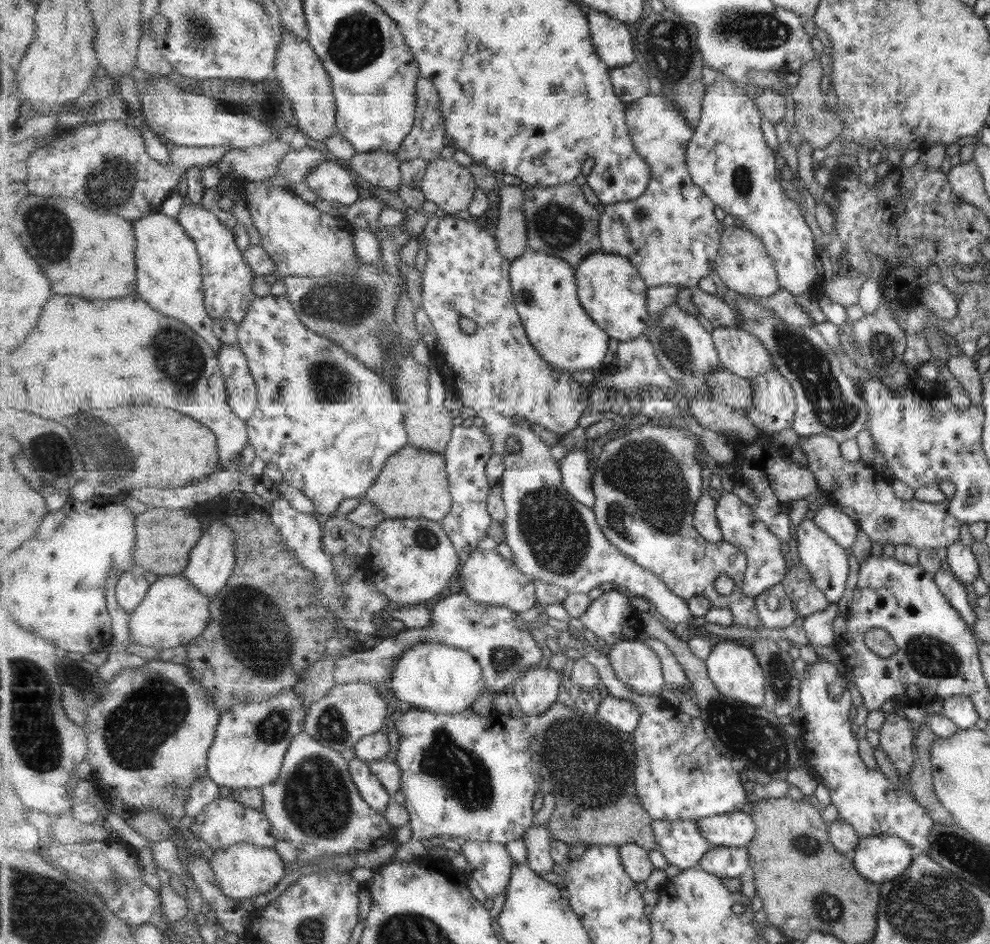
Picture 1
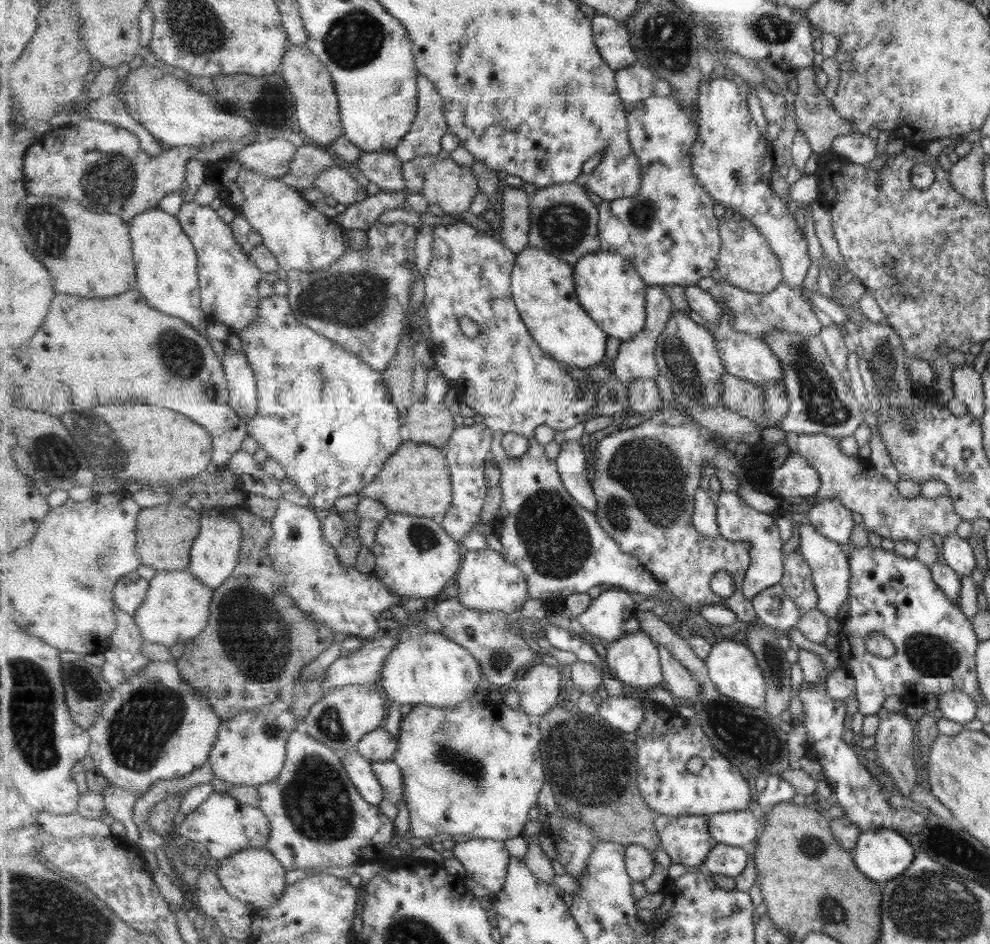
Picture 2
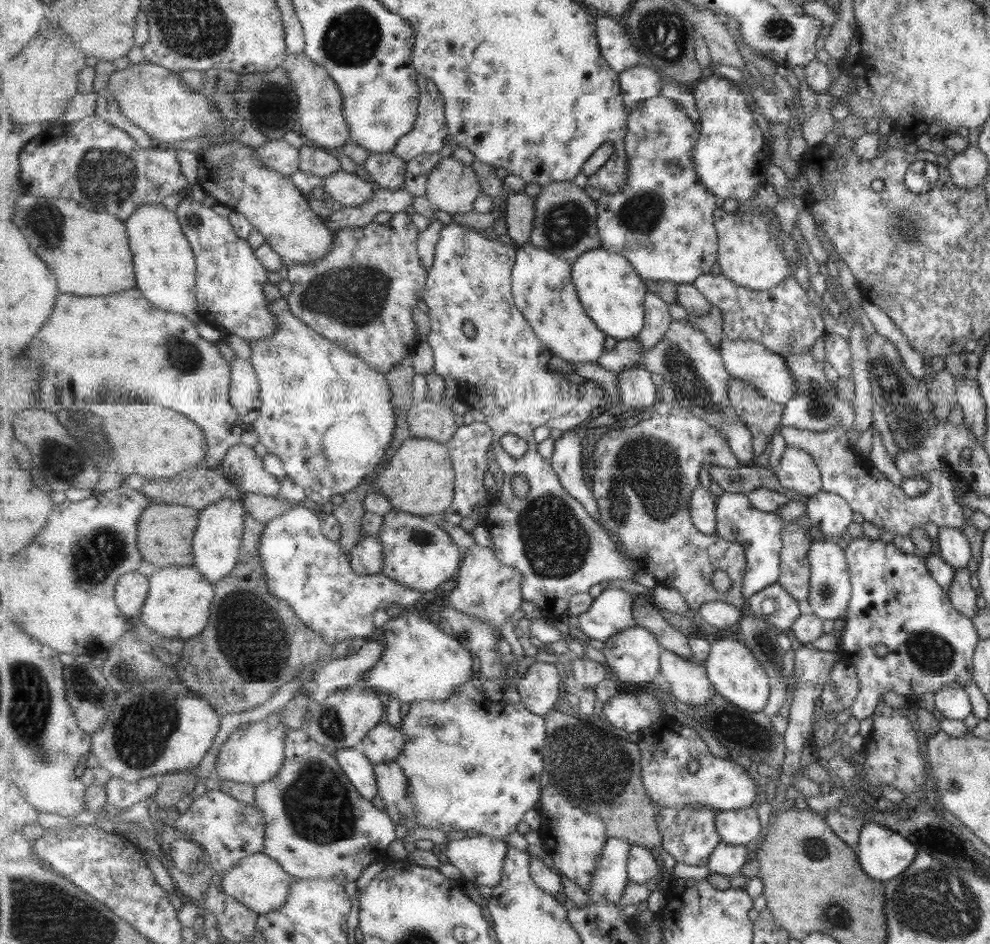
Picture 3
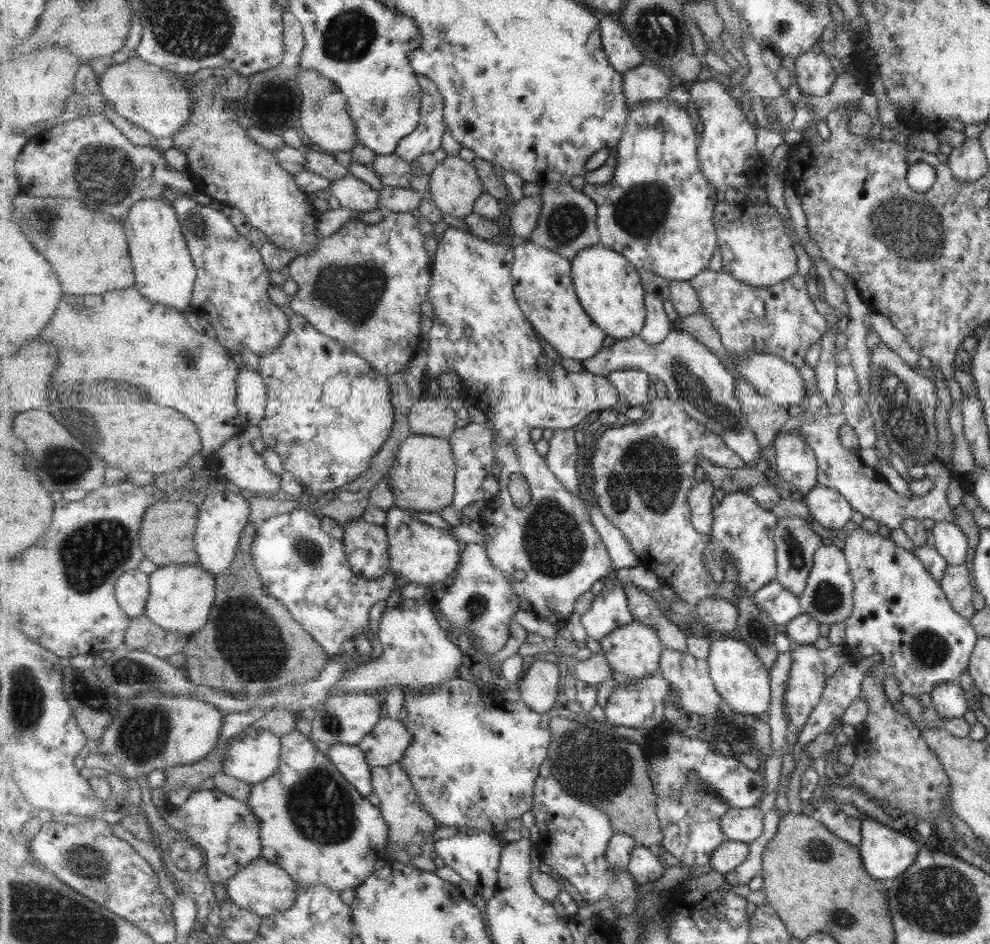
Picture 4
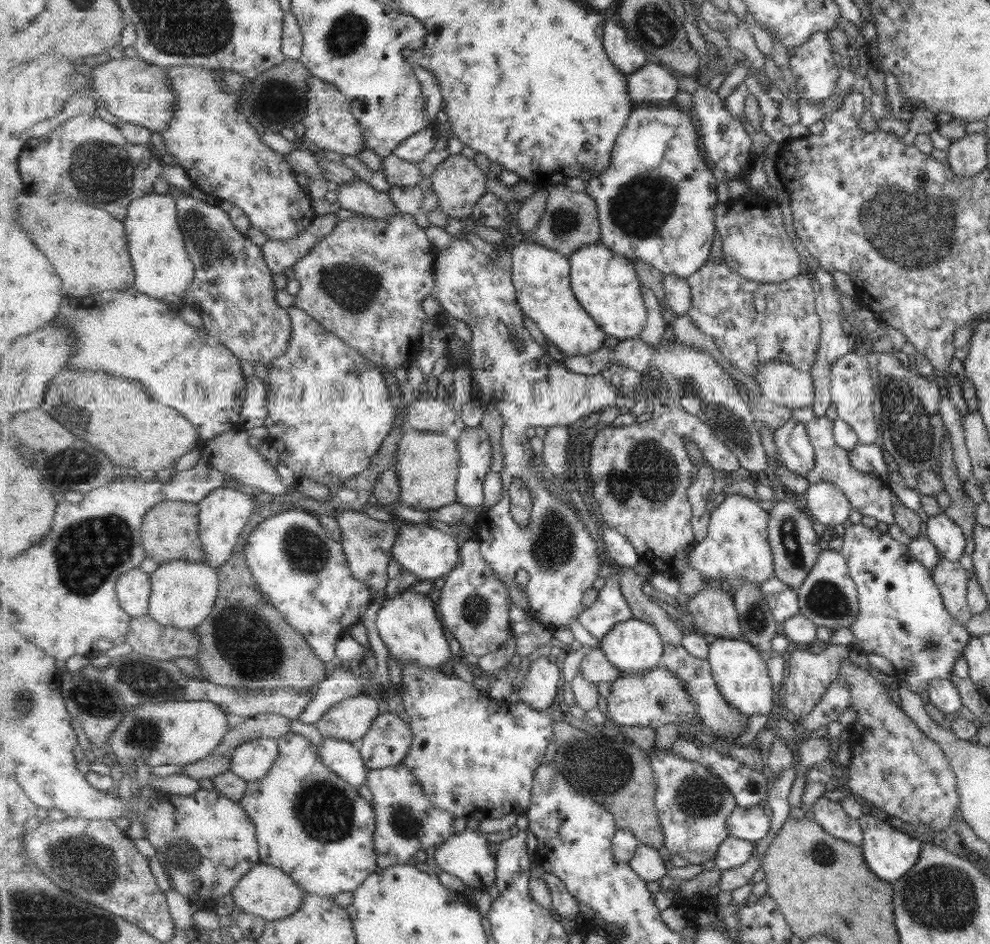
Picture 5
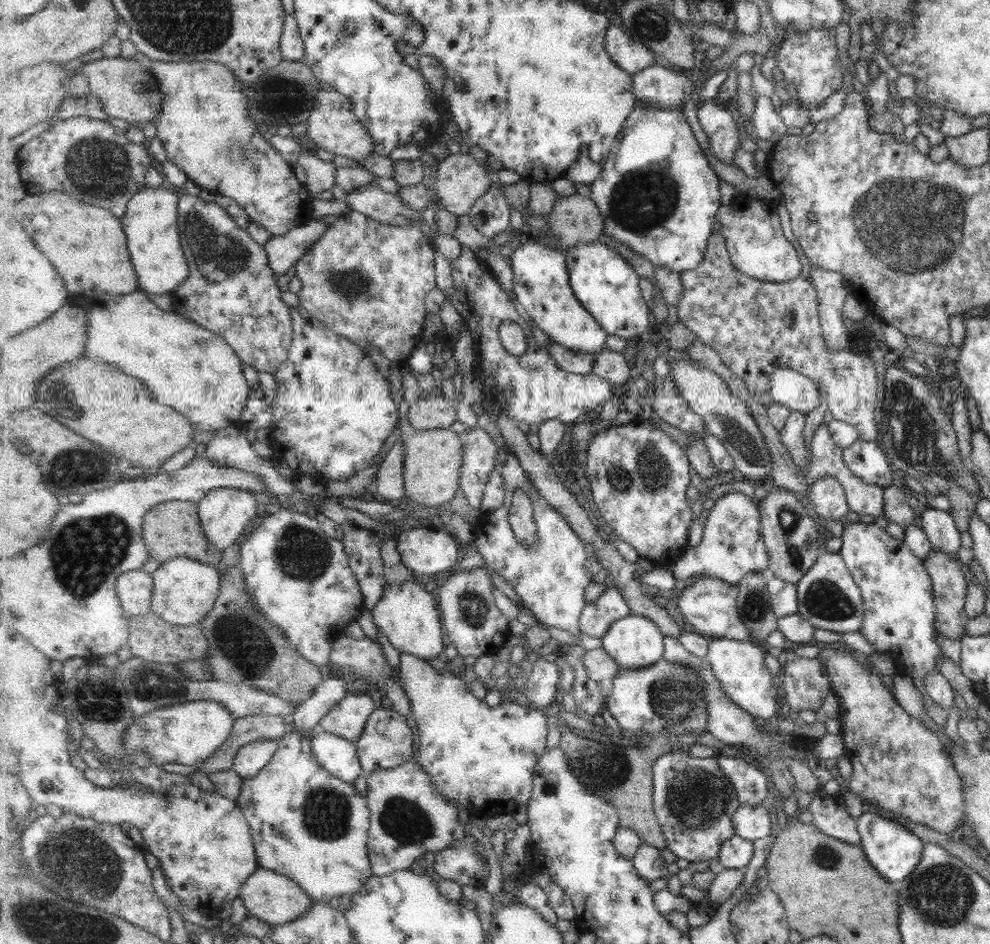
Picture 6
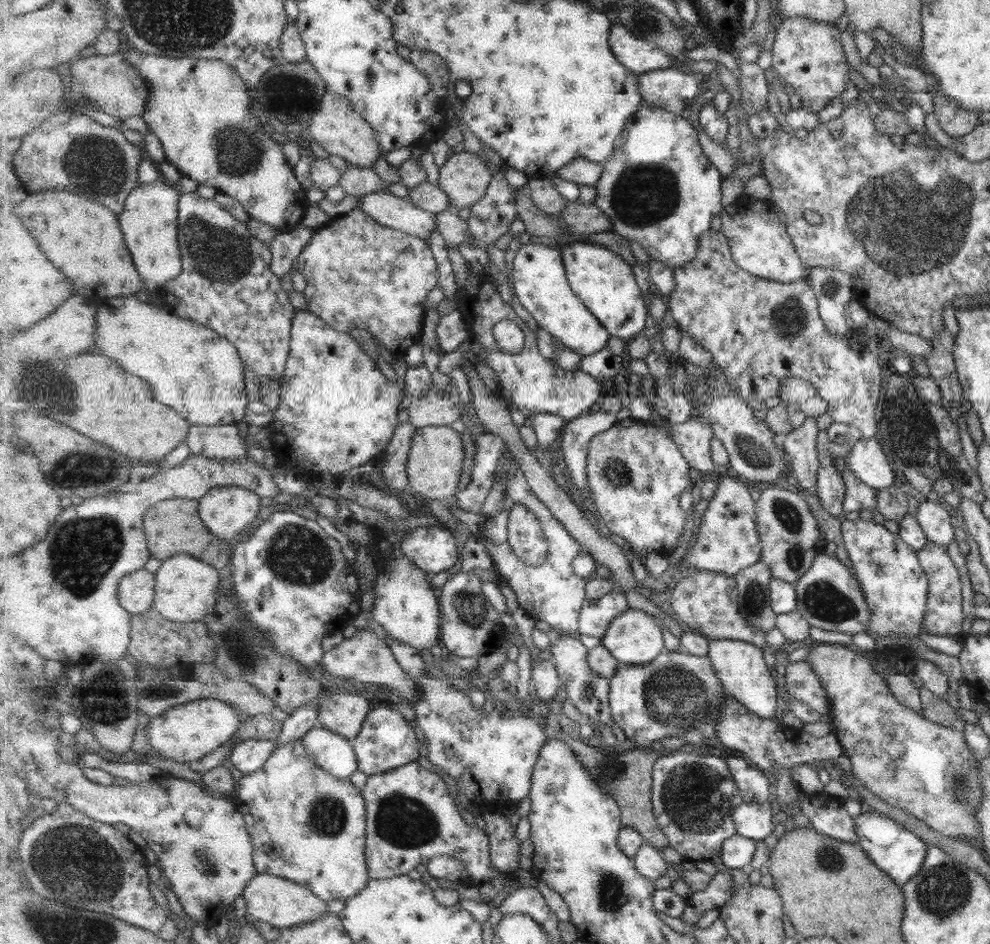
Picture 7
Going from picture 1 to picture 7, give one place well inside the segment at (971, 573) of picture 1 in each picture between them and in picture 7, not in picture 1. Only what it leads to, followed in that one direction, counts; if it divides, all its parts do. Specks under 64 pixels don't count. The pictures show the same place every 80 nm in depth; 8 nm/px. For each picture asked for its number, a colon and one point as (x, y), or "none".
2: (956, 553)
3: (950, 545)
4: (945, 537)
5: (942, 533)
6: (938, 526)
7: (935, 523)

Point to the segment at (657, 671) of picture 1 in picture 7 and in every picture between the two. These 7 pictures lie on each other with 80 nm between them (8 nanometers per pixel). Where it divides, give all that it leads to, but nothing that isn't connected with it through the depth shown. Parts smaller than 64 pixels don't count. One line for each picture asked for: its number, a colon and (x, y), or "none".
2: (635, 659)
3: (634, 655)
4: (634, 651)
5: (633, 646)
6: (635, 642)
7: (635, 637)

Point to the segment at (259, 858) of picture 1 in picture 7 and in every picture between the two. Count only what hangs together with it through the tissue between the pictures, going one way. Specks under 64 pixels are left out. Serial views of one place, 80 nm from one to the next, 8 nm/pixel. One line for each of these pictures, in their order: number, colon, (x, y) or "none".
2: (255, 876)
3: (259, 882)
4: (265, 888)
5: (267, 891)
6: (275, 898)
7: (285, 904)

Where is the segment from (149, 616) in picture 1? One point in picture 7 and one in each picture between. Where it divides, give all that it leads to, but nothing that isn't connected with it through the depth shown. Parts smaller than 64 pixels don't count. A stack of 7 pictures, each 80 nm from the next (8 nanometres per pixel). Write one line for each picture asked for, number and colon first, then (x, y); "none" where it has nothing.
2: (176, 609)
3: (178, 603)
4: (181, 596)
5: (183, 594)
6: (185, 590)
7: (187, 589)

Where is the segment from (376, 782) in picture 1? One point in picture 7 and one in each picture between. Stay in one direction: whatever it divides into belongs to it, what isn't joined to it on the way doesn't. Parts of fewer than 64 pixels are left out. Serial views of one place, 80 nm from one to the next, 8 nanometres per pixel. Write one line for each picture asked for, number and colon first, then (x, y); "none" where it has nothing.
2: (360, 770)
3: (357, 767)
4: (350, 760)
5: (342, 757)
6: (339, 756)
7: (332, 752)

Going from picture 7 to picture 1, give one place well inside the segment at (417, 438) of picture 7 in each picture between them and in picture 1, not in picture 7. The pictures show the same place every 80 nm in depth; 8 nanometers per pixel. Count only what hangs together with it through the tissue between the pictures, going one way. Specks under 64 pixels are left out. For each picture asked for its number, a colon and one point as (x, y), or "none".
1: (414, 483)
2: (416, 480)
3: (419, 479)
4: (423, 478)
5: (428, 462)
6: (434, 458)

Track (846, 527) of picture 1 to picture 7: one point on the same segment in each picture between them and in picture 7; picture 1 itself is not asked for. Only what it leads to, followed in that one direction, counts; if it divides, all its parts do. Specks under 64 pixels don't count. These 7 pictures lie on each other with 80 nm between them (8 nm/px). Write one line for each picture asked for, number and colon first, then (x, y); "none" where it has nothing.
2: (828, 517)
3: (829, 515)
4: (828, 508)
5: (824, 501)
6: (826, 497)
7: (829, 489)

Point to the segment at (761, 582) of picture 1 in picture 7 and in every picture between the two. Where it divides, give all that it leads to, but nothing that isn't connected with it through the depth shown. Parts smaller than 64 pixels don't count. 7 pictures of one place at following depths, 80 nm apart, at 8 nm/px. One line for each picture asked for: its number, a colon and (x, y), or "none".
2: (739, 522)
3: (738, 520)
4: (747, 530)
5: (738, 549)
6: (733, 545)
7: (728, 541)

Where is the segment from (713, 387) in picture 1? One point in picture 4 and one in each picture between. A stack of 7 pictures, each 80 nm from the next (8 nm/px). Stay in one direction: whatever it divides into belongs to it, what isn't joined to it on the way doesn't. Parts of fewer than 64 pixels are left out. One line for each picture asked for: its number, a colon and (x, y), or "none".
2: (738, 394)
3: (763, 416)
4: (766, 418)

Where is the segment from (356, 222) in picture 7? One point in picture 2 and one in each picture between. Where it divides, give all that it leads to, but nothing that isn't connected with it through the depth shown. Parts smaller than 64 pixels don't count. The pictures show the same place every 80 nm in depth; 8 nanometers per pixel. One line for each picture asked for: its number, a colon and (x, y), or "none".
2: (360, 303)
3: (362, 295)
4: (364, 286)
5: (366, 281)
6: (367, 280)

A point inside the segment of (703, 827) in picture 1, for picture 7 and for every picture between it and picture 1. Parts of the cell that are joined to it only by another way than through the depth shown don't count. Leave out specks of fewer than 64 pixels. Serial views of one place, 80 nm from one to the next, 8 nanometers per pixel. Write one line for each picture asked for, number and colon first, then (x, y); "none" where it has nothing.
2: (737, 828)
3: (739, 827)
4: (746, 825)
5: (751, 824)
6: (751, 822)
7: (754, 820)

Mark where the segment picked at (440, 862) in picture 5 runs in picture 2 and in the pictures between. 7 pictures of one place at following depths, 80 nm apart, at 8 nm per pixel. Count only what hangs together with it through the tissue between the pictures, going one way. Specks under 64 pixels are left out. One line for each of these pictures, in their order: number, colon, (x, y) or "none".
2: (486, 861)
3: (481, 859)
4: (476, 857)

